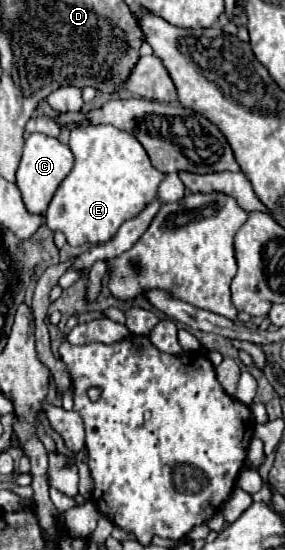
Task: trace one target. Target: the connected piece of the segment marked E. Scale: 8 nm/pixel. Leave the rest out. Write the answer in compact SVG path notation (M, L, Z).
M113 125L73 129L69 149L75 165L47 209L47 225L51 231L61 231L69 245L105 243L117 233L123 221L137 217L157 197L157 187L165 175L151 167L137 139L131 139L127 131Z

